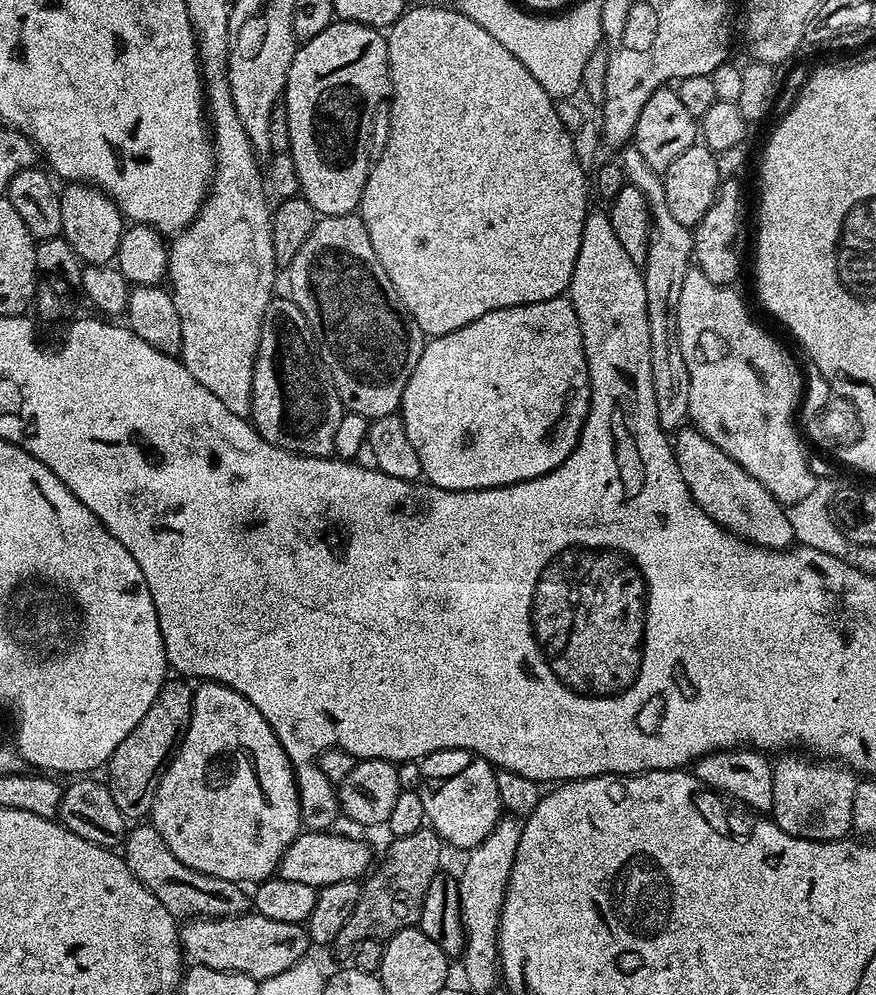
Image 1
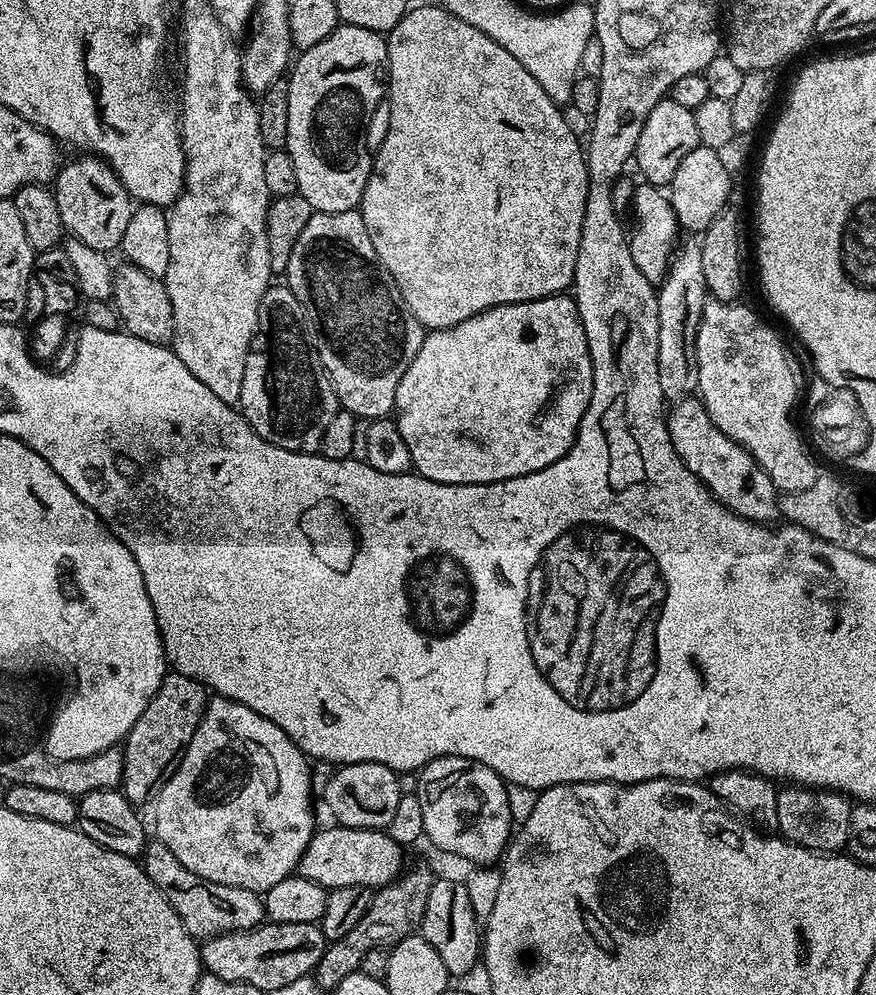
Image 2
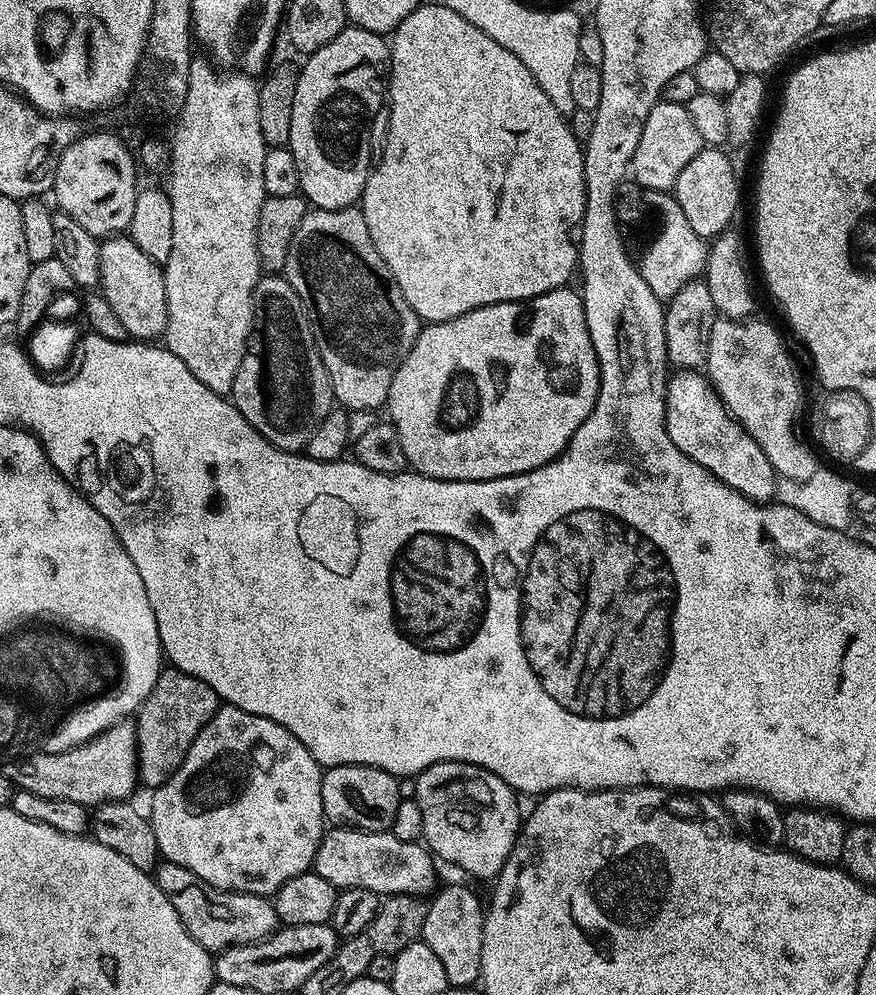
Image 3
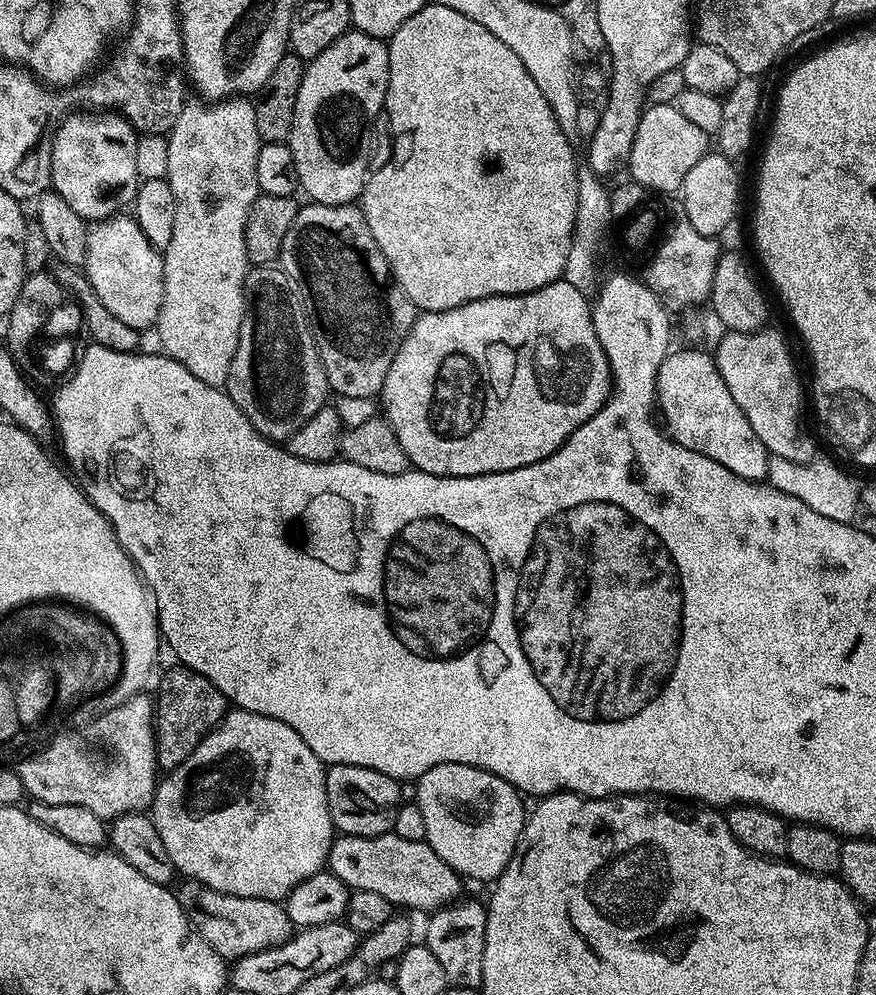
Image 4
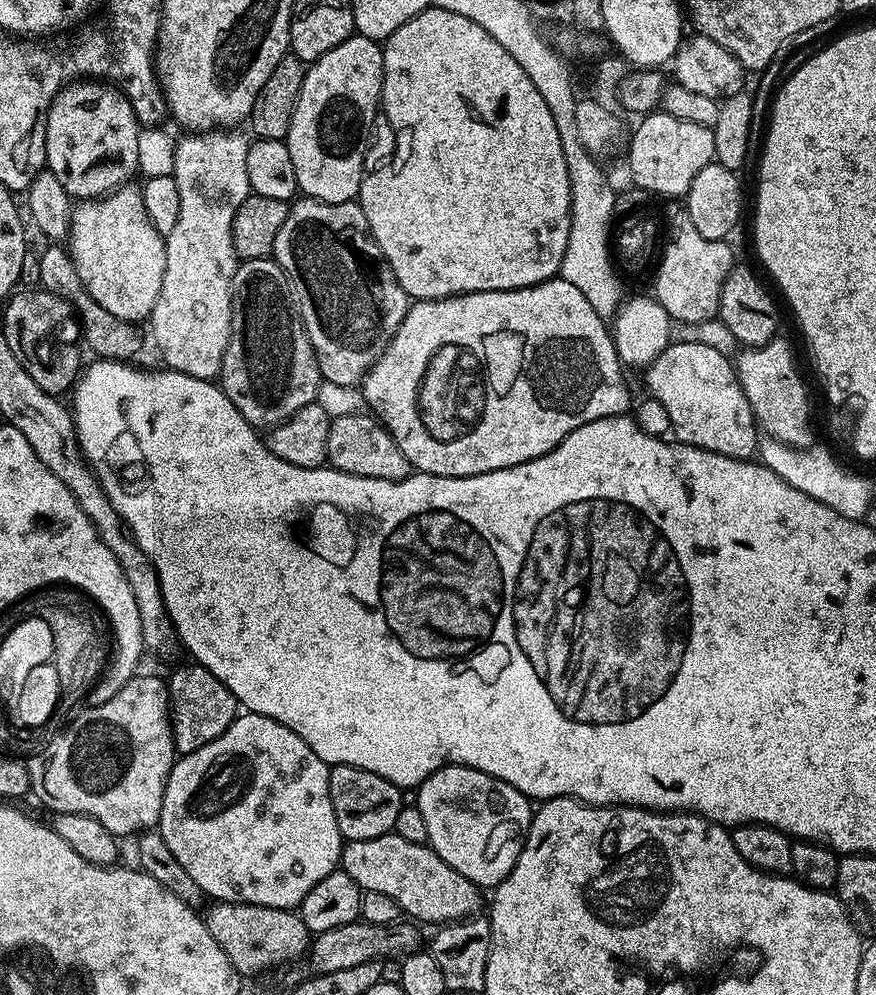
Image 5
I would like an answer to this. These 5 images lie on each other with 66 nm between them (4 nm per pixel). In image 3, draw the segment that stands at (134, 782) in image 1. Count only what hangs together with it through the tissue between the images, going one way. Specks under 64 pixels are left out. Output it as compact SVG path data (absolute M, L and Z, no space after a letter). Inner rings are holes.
M171 666L161 671L154 690L146 697L134 716L136 725L136 763L138 780L148 790L160 788L182 766L194 738L214 718L222 701L216 692L198 678Z

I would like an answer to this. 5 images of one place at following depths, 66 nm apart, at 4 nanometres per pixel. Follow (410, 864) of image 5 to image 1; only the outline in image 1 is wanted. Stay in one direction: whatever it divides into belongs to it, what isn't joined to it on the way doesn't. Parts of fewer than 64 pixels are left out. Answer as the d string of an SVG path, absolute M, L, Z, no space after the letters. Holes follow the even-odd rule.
M304 830L294 838L294 842L290 842L290 846L282 854L278 875L290 882L306 882L306 886L314 886L319 890L334 882L359 881L373 867L373 864L374 856L372 860L371 850L360 840L339 836L336 832Z

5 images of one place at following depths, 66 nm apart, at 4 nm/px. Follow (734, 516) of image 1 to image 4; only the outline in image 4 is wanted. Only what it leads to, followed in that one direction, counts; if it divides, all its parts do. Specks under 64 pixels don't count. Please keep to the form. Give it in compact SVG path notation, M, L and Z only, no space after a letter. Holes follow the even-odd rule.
M688 346L681 352L669 351L668 356L662 362L662 366L654 373L656 380L656 400L660 403L660 412L664 415L663 423L666 425L667 435L676 444L686 446L686 450L694 450L698 454L706 454L706 458L714 458L726 470L738 474L738 478L746 478L757 482L763 481L768 475L768 448L754 434L754 426L742 414L738 402L734 402L734 397L730 390L726 390L726 382L722 382L722 374L718 374L718 366L711 355L699 352L696 346Z

